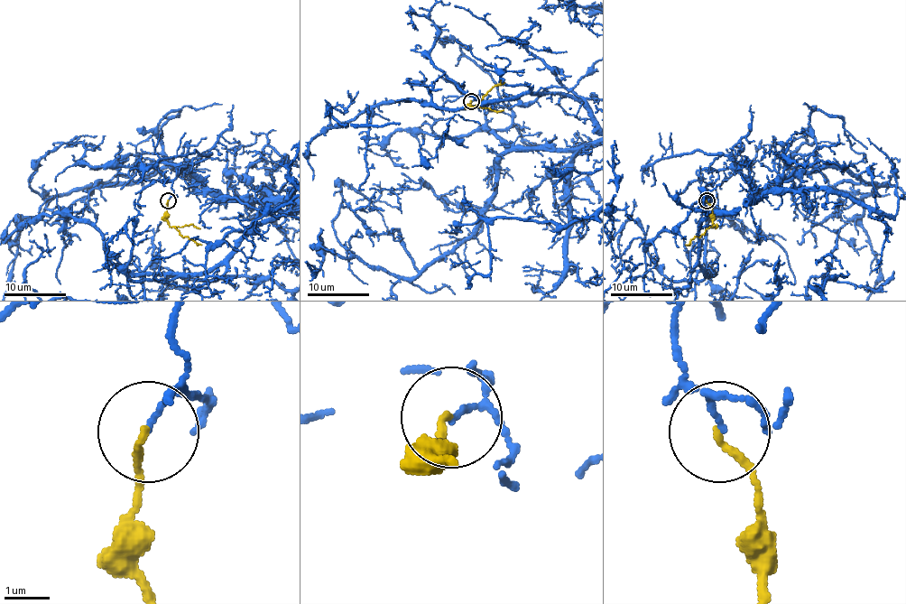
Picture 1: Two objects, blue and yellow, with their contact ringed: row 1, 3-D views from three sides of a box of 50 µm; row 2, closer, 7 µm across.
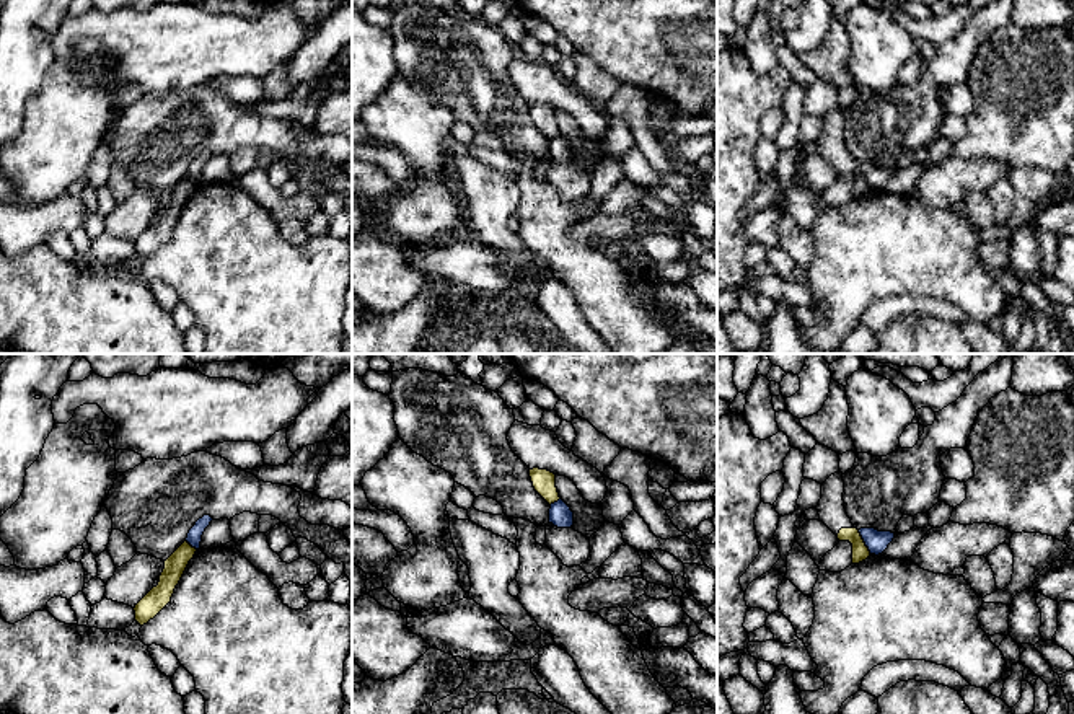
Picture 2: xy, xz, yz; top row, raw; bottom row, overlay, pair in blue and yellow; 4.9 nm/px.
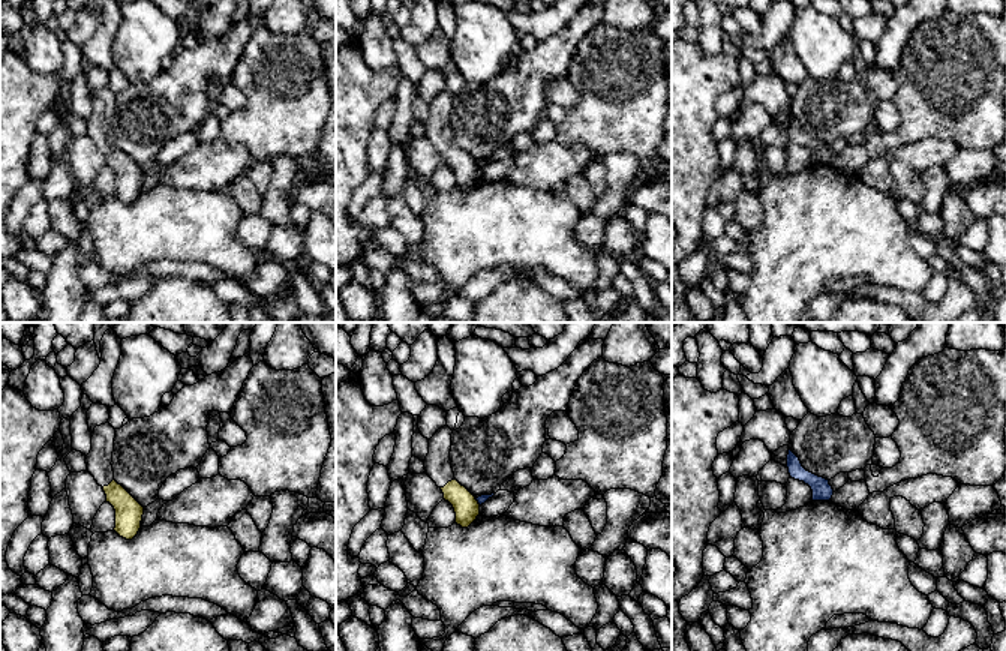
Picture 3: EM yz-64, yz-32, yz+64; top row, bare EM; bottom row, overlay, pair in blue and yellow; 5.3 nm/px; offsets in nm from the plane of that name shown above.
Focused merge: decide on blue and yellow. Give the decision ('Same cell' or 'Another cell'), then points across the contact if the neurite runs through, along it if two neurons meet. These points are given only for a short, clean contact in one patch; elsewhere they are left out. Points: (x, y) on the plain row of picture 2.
Another cell. Boundary: yz (858, 165), (871, 188)

